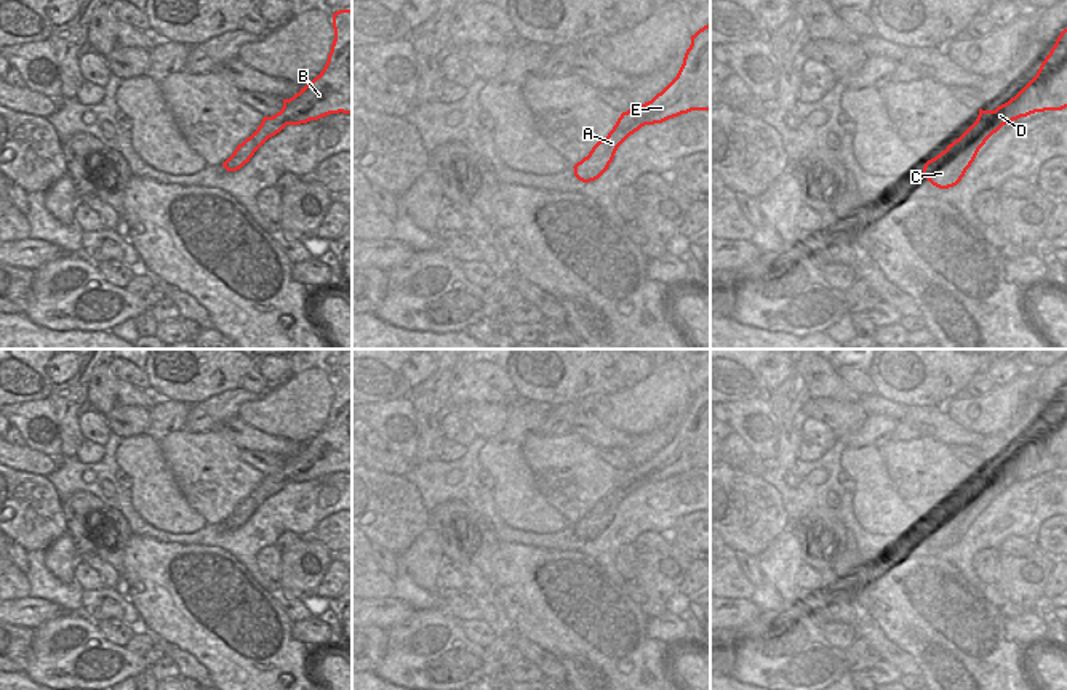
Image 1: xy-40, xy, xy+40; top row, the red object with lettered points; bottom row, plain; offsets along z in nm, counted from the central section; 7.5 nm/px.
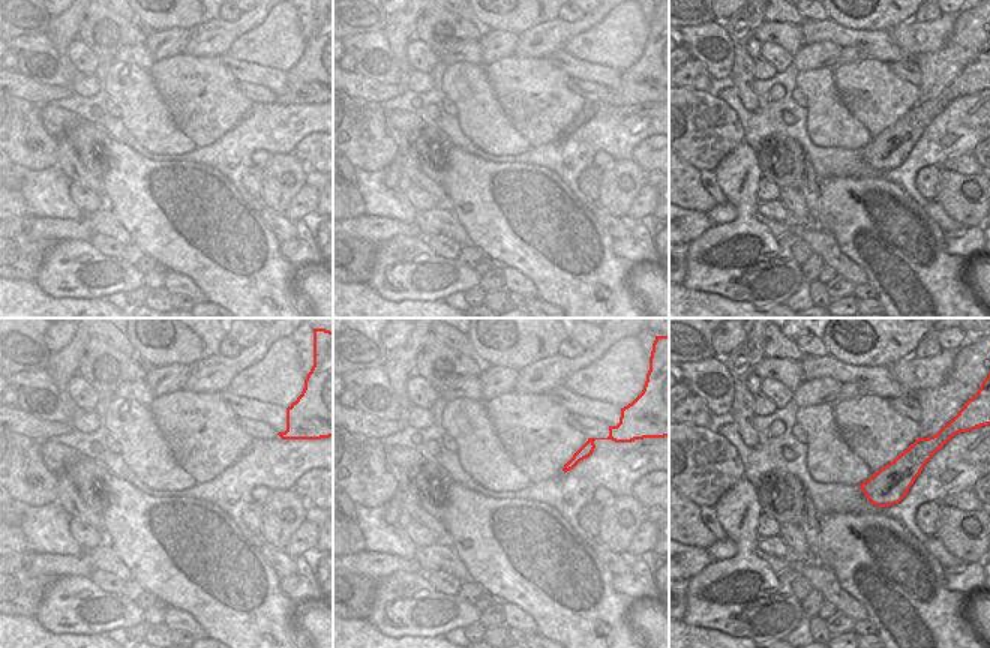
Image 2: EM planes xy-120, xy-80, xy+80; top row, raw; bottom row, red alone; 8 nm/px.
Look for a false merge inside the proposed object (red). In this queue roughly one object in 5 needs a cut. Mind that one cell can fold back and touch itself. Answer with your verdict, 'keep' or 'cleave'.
keep

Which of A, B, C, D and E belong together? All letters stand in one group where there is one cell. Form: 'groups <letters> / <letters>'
groups A B C D E

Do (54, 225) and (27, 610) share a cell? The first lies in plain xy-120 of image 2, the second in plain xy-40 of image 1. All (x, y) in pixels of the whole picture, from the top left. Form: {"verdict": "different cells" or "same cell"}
{"verdict": "same cell"}

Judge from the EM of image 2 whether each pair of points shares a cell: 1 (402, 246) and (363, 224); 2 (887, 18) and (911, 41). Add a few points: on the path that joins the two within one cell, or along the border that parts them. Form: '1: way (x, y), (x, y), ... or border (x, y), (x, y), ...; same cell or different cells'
1: border (420, 234), (393, 236), (380, 243); different cells
2: border (912, 18), (888, 30); different cells

